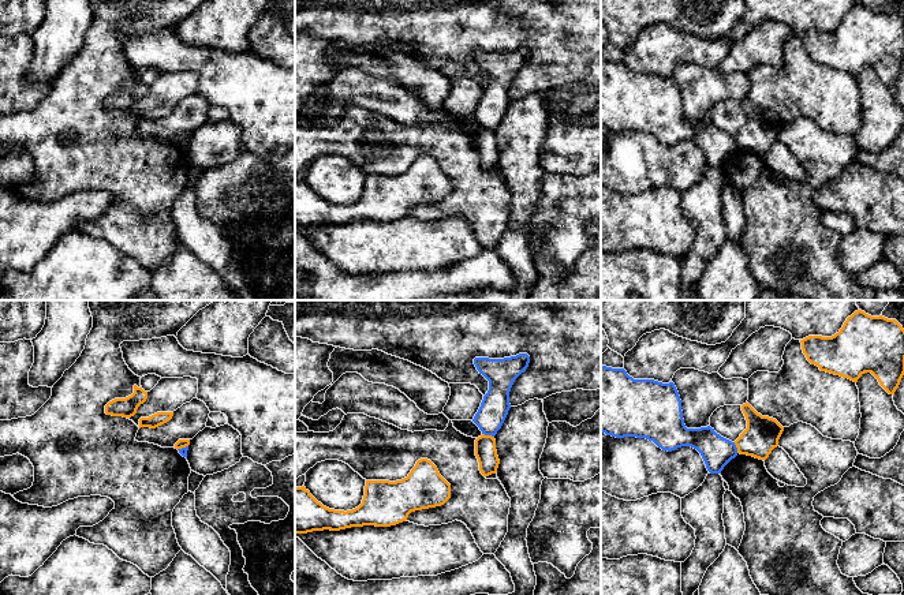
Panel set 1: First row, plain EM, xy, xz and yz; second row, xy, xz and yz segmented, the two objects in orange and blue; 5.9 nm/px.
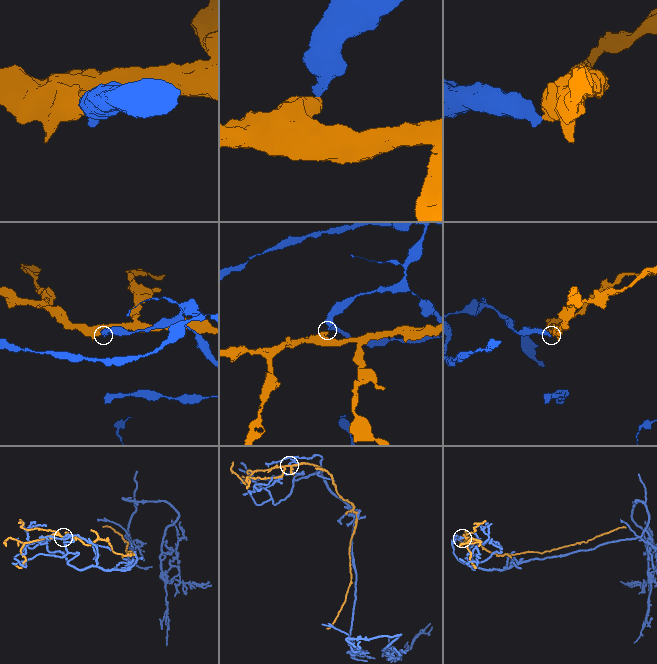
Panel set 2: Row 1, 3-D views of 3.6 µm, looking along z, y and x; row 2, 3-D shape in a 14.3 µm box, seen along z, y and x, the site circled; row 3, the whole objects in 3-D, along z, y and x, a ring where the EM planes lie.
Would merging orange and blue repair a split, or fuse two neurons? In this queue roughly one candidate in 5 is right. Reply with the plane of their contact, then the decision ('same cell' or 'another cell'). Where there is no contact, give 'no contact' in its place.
contact in xz; another cell

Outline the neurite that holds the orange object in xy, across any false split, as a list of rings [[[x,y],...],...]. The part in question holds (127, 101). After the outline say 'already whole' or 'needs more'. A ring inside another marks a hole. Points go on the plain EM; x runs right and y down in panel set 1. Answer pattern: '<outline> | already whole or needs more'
[[[134,79],[134,87],[126,93],[115,93],[105,100],[105,108],[112,111],[131,112],[147,93],[147,86]]] | already whole

